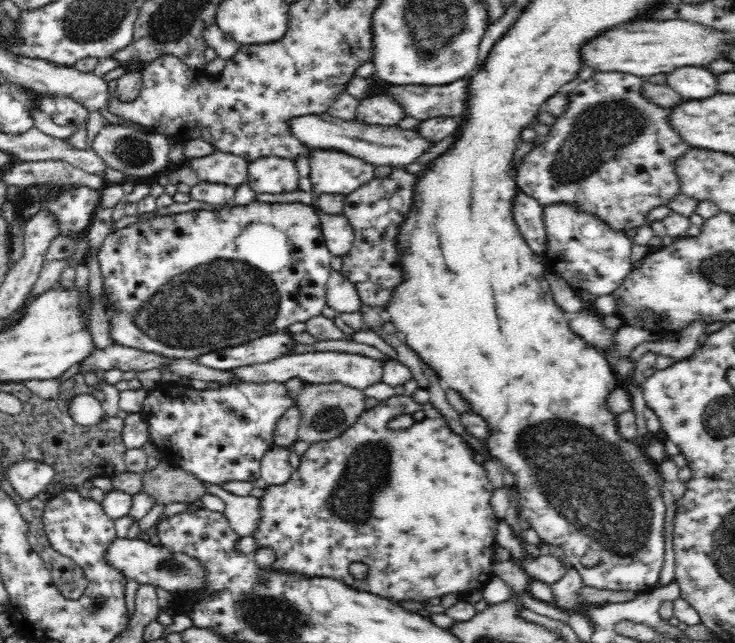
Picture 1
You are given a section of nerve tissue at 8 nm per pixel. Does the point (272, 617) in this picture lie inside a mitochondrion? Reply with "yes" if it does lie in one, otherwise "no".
yes

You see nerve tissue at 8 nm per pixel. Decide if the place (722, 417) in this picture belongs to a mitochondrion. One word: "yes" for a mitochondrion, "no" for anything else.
yes

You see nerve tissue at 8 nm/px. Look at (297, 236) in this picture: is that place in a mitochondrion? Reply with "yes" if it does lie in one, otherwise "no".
no

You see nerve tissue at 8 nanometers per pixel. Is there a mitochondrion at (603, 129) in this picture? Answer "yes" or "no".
yes

